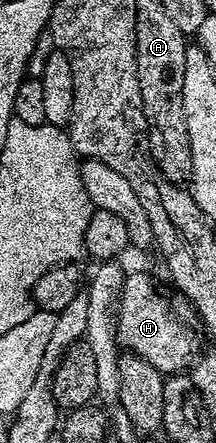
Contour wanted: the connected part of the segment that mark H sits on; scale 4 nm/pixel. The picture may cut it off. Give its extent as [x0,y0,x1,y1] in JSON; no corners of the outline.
[114,272,200,374]

